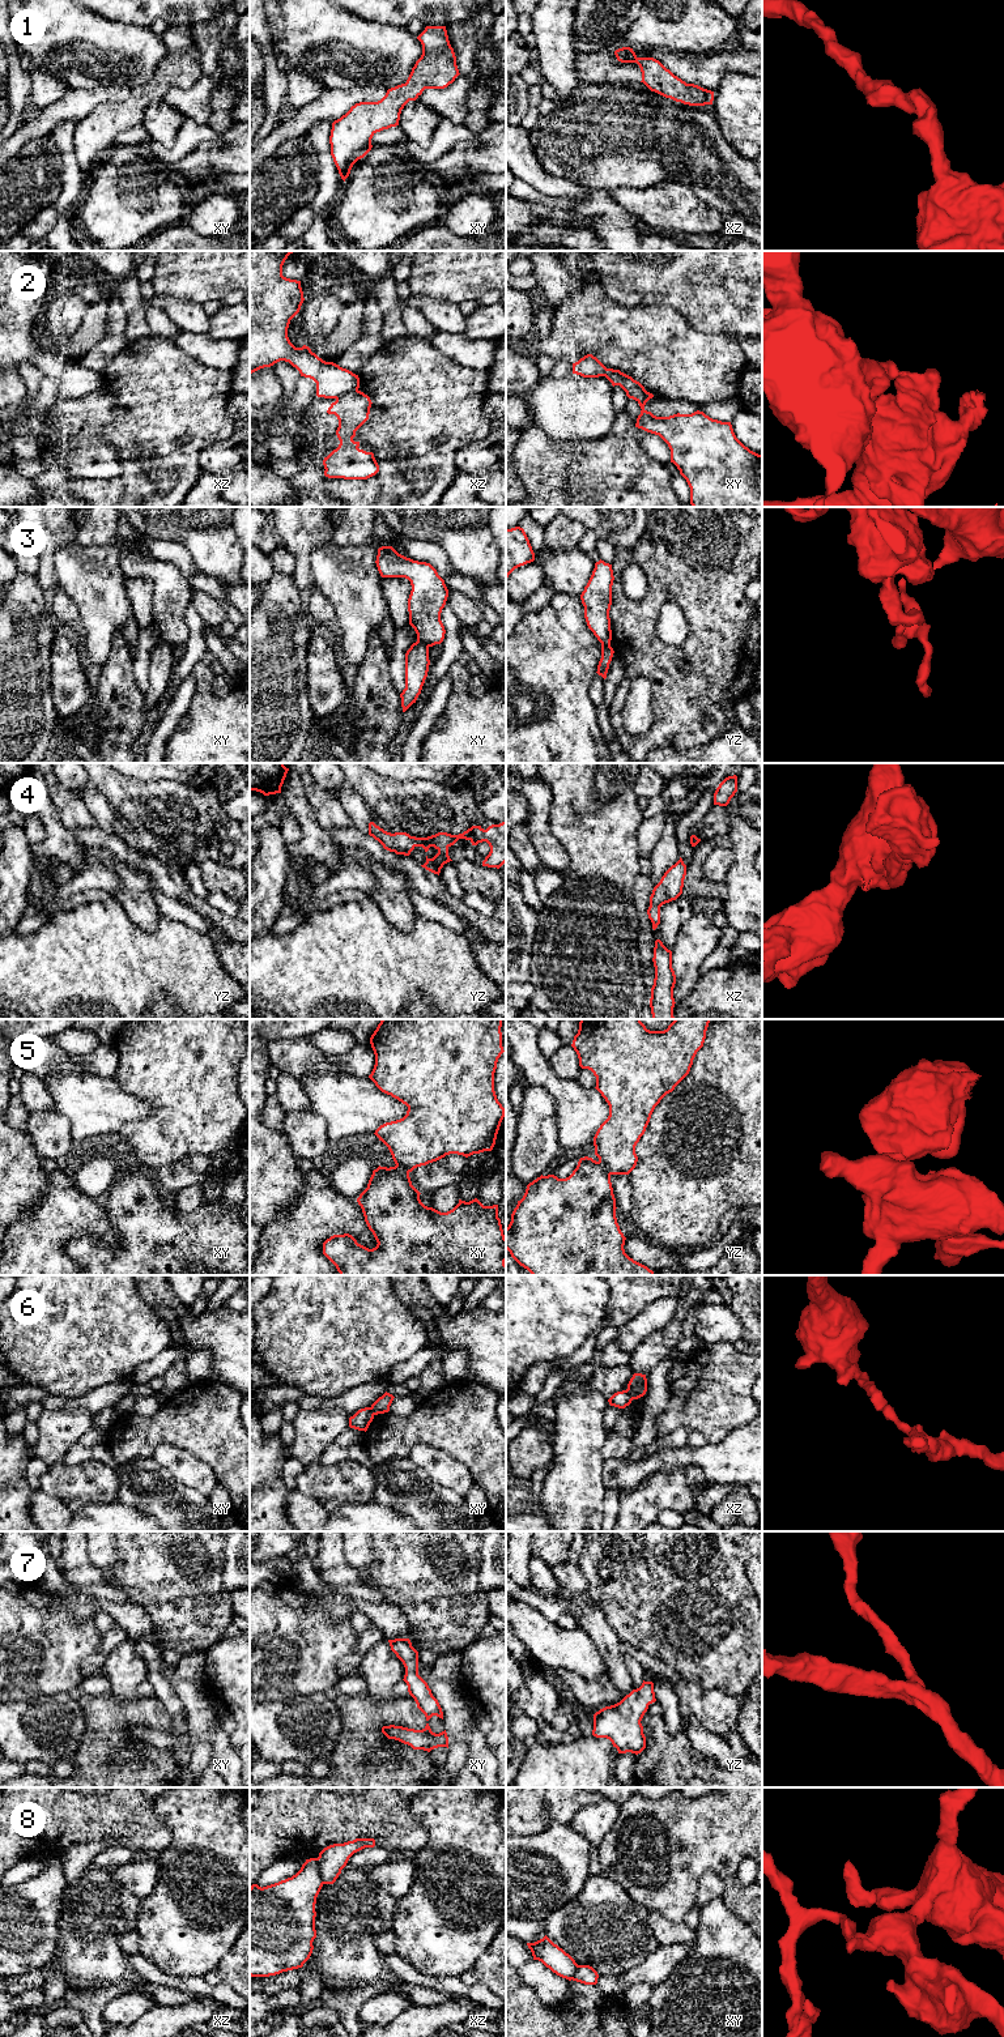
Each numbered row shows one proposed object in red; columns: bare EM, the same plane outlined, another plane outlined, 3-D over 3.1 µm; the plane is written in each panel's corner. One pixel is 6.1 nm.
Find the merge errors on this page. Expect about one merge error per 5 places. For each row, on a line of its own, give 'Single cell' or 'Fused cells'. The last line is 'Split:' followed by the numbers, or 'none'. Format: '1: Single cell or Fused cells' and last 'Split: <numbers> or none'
1: Single cell
2: Fused cells
3: Fused cells
4: Single cell
5: Fused cells
6: Fused cells
7: Single cell
8: Fused cells
Split: 2, 3, 5, 6, 8

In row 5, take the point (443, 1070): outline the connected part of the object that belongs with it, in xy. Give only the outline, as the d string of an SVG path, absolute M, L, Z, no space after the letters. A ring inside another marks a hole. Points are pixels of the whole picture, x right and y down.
M382 1019L370 1037L375 1065L369 1078L384 1094L408 1107L407 1115L386 1122L375 1135L390 1150L396 1167L409 1173L446 1155L465 1158L492 1151L506 1109L494 1091L494 1073L502 1047L502 1019Z

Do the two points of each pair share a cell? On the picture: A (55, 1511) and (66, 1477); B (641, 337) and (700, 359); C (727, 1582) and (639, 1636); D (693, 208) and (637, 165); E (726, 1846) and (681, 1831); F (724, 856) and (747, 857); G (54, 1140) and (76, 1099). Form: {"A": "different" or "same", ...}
{"A": "different", "B": "same", "C": "same", "D": "different", "E": "same", "F": "different", "G": "different"}

